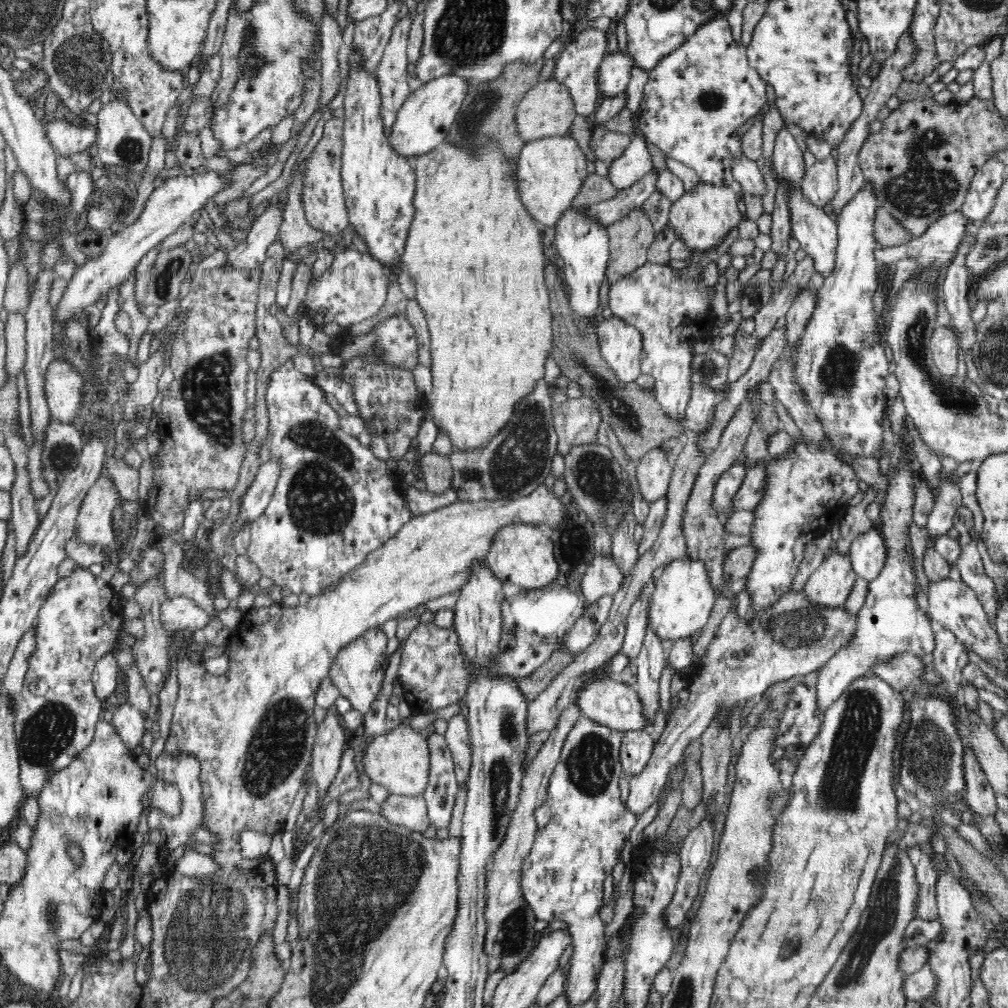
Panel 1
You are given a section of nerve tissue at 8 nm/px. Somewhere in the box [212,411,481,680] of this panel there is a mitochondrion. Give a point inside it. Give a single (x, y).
(320, 502)

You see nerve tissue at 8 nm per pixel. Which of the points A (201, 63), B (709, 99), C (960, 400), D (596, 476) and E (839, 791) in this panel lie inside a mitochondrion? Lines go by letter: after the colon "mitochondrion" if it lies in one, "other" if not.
A: other
B: mitochondrion
C: mitochondrion
D: mitochondrion
E: mitochondrion

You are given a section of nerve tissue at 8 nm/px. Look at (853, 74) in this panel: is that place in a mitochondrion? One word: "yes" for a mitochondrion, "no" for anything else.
no

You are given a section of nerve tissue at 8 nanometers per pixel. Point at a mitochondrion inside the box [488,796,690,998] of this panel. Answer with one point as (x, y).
(514, 938)

